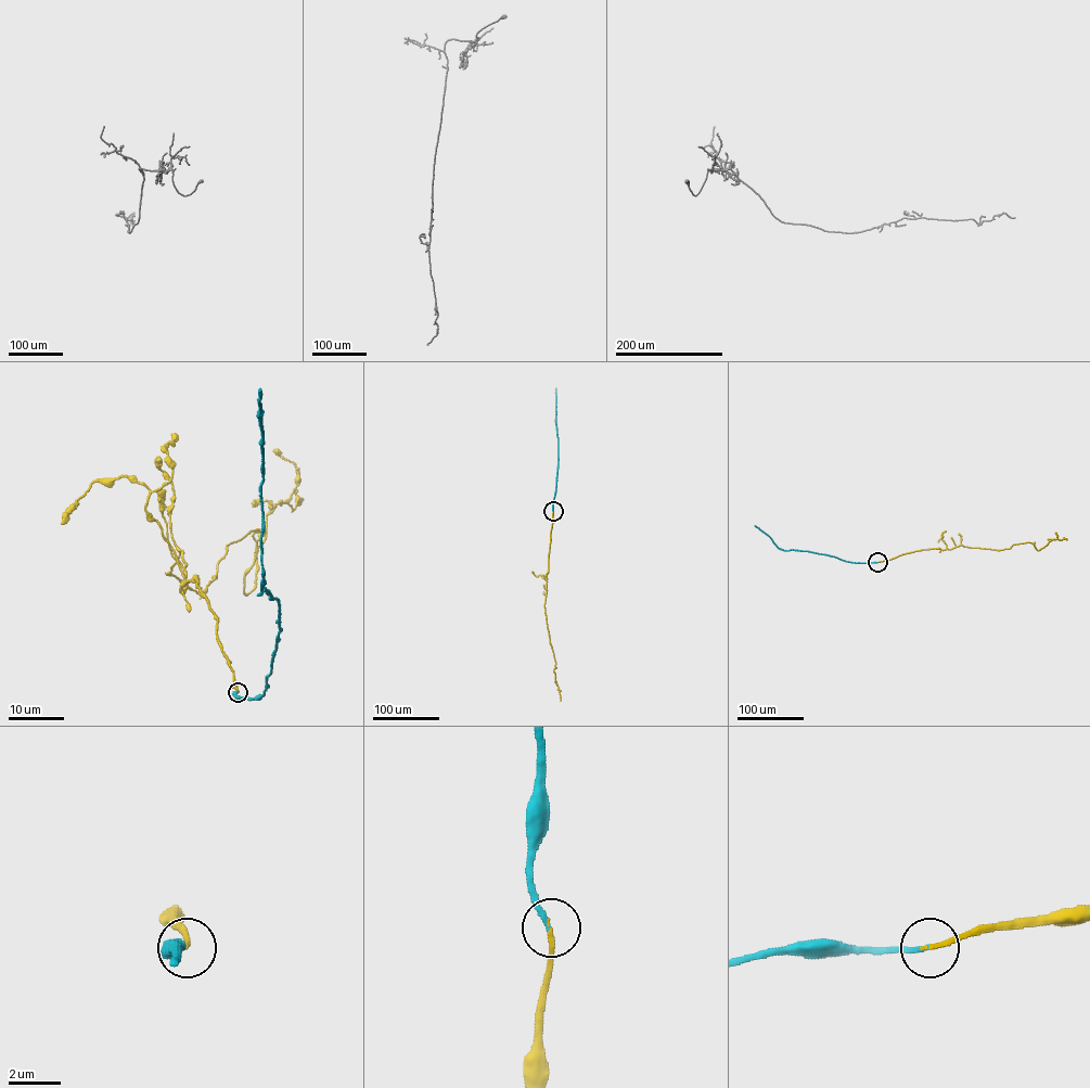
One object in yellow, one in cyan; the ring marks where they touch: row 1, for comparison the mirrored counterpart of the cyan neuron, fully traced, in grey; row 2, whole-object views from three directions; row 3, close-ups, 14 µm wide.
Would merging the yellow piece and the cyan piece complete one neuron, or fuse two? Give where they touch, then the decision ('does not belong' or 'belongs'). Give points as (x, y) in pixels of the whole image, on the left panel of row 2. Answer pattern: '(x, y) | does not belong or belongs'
(238, 692) | belongs

